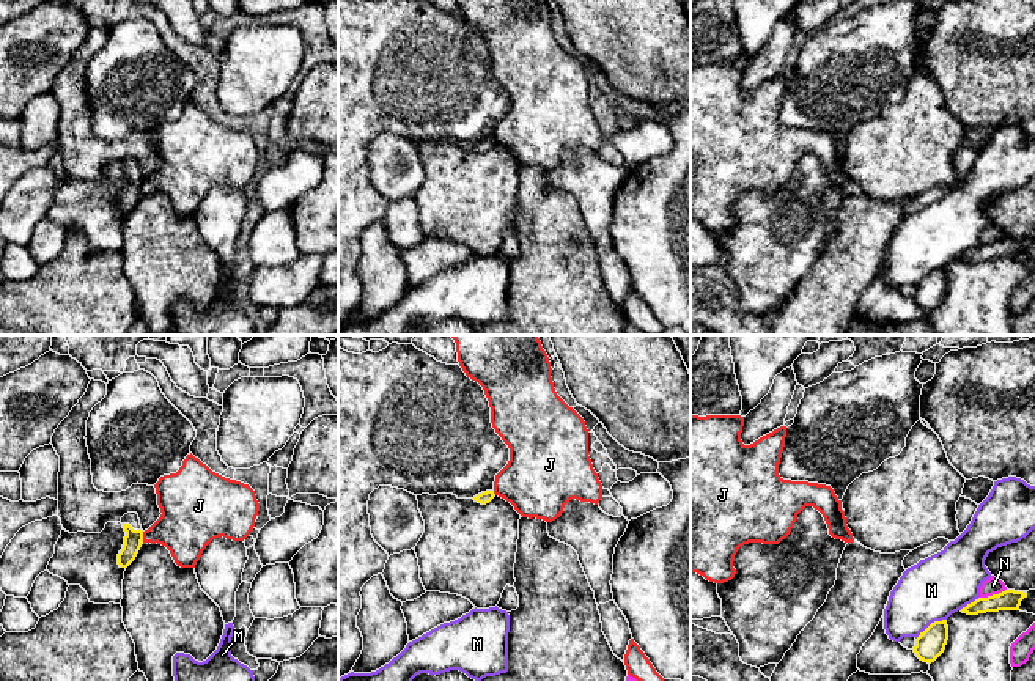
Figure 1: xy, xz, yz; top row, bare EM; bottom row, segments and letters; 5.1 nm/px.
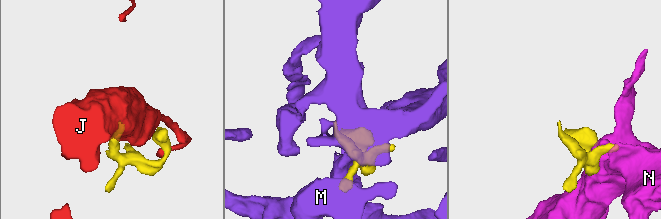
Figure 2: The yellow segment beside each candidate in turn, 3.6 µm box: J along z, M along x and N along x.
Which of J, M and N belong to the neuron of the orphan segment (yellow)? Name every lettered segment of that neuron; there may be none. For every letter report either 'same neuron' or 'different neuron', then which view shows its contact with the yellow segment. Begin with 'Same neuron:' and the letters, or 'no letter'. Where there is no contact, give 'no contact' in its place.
Same neuron: no letter
J: different neuron | xy
M: different neuron | yz
N: different neuron | yz

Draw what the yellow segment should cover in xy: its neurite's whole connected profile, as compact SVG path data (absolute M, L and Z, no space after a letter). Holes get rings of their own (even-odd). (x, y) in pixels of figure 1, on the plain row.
M127 160L120 168L126 179L123 197L118 201L120 215L127 215L137 204L142 189L143 178L137 160Z

